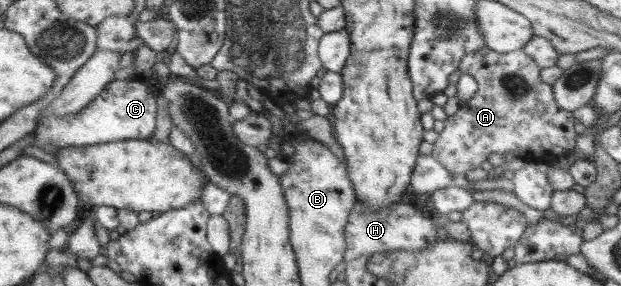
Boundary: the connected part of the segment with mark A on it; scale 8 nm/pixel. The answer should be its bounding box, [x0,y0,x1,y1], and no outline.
[432,47,576,174]

